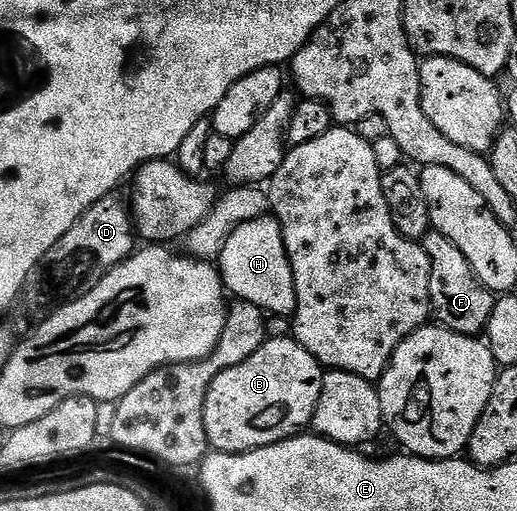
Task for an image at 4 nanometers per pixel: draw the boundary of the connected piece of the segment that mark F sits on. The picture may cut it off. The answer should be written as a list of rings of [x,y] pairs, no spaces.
[[[431,229],[420,245],[428,252],[428,260],[432,264],[432,284],[430,285],[430,309],[433,317],[441,325],[461,334],[481,335],[485,331],[488,320],[492,316],[495,295],[480,284],[480,280],[472,272],[468,260],[464,260],[464,252],[448,240],[438,230]]]

